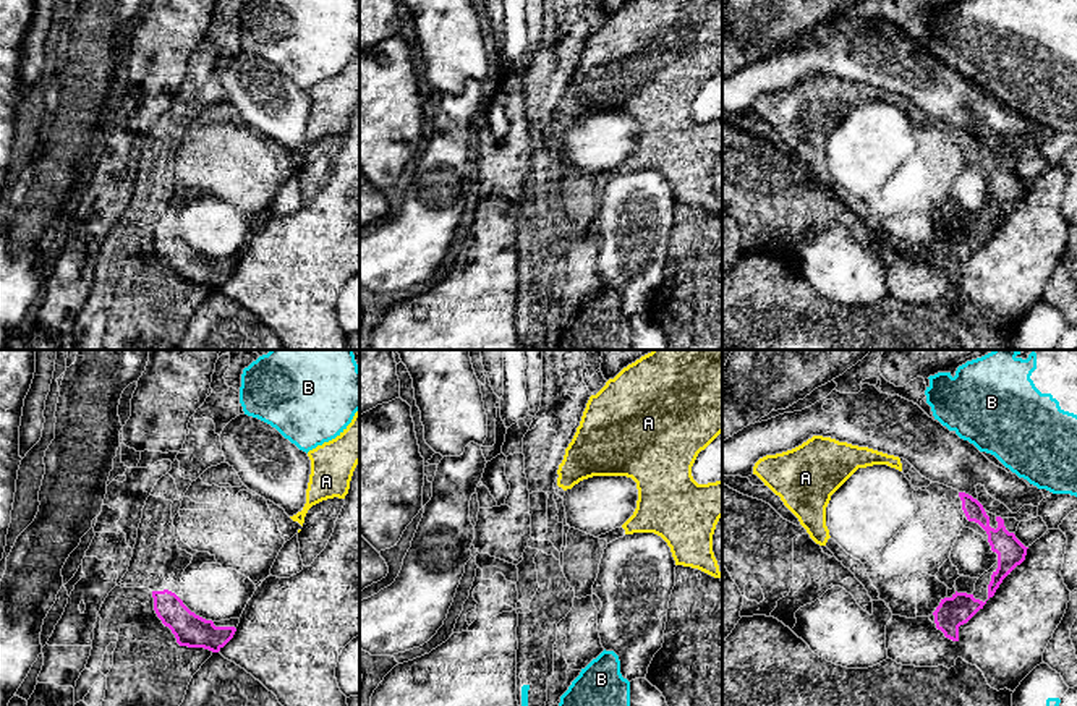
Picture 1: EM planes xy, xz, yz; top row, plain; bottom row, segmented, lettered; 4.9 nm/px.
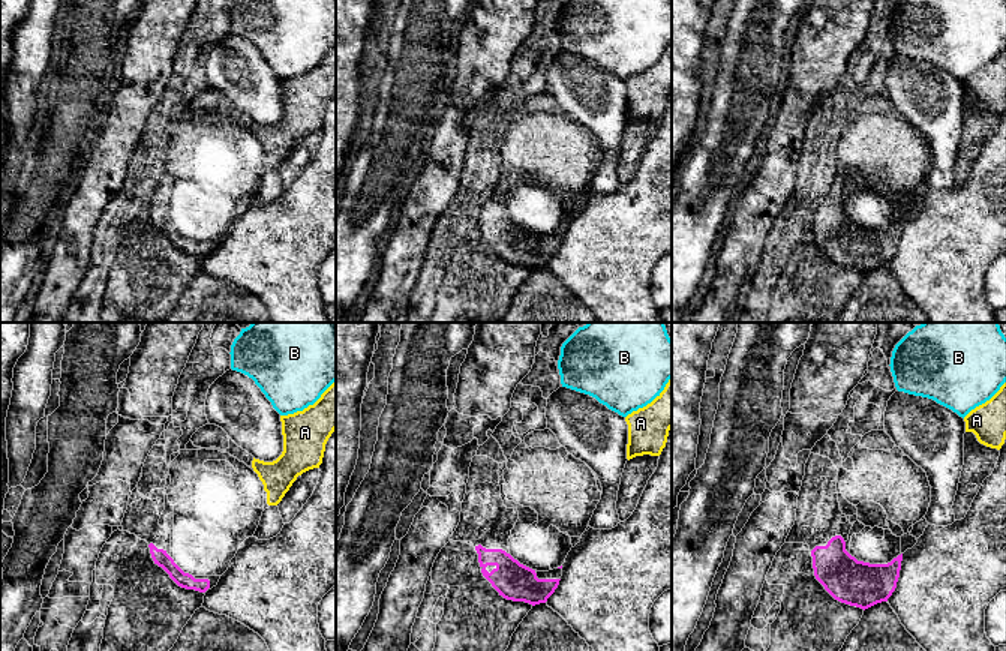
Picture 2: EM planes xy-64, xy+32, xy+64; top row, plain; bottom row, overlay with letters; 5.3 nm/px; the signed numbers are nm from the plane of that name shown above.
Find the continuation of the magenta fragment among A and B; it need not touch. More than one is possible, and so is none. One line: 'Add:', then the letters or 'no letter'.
Add: A

